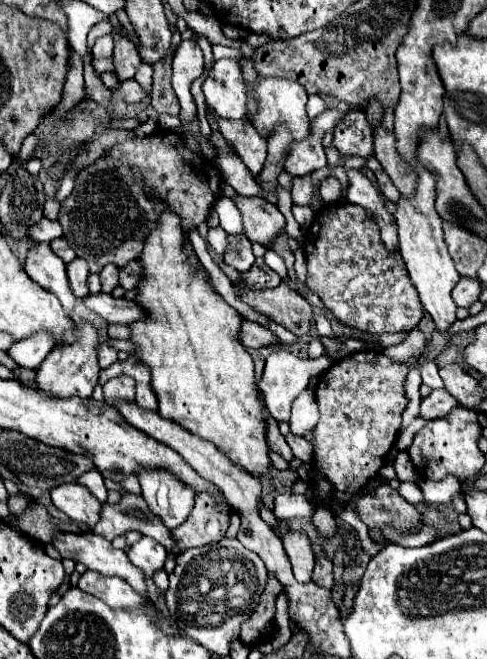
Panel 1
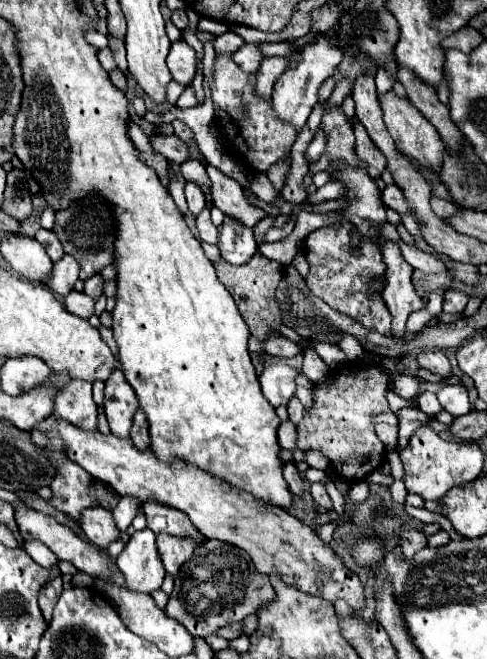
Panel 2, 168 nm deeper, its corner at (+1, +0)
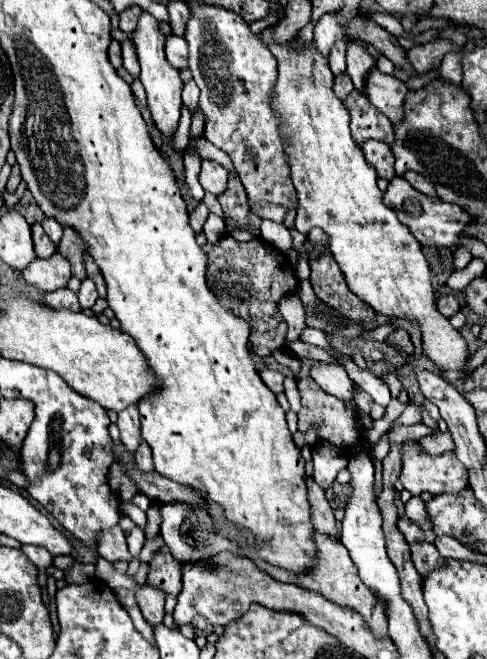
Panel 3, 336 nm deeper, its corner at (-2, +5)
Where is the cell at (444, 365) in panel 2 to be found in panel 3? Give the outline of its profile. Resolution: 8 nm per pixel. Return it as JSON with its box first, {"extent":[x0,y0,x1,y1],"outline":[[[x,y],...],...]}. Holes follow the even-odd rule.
{"extent":[387,330,413,354],"outline":[[[395,330],[387,336],[387,340],[397,348],[397,350],[403,350],[407,354],[413,354],[413,342],[409,338],[409,334],[405,330]]]}

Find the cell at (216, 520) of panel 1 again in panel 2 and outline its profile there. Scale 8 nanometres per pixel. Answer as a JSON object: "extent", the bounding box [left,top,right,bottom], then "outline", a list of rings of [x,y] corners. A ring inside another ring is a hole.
{"extent":[156,535,198,577],"outline":[[[156,535],[156,545],[160,559],[164,563],[164,569],[176,577],[180,565],[188,561],[192,551],[198,547],[198,541],[192,537],[172,537],[172,535]]]}

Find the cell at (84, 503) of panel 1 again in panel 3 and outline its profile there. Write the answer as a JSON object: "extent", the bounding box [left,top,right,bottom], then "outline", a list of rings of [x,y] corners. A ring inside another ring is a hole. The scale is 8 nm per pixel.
{"extent":[97,528,133,562],"outline":[[[111,528],[107,532],[101,532],[97,552],[99,552],[99,556],[107,558],[109,562],[119,562],[119,560],[131,562],[133,560],[133,556],[127,550],[125,534],[121,528]]]}

